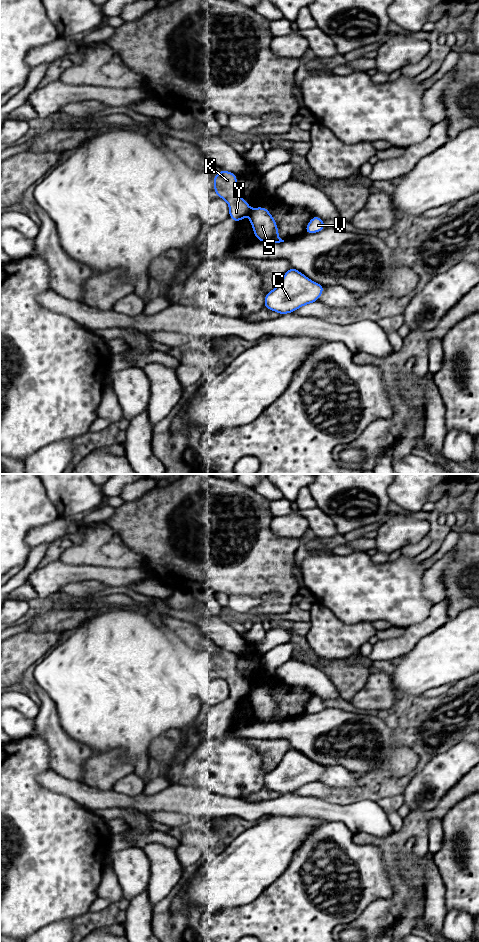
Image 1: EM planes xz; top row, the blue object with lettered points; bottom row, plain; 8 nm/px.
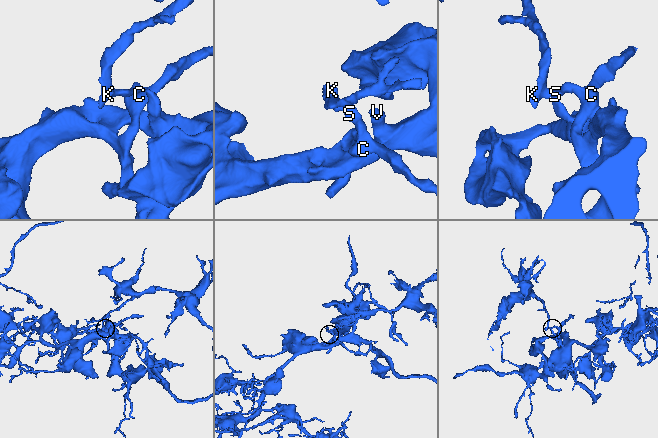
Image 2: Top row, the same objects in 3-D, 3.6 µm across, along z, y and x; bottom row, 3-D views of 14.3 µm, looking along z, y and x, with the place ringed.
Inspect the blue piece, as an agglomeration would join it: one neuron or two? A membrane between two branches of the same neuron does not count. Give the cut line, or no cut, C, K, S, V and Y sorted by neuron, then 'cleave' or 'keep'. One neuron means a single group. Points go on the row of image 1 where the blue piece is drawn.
xz (251, 210), (248, 213) | C S V / K Y | cleave

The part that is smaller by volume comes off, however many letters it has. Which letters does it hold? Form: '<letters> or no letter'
K, Y

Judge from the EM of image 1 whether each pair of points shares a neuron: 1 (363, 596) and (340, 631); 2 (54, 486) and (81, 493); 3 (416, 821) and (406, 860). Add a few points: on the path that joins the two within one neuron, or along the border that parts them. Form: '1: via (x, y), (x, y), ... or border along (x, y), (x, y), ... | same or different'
1: border along (327, 608), (343, 622), (369, 623) | different
2: via (61, 486), (67, 486), (74, 492) | same
3: border along (399, 847), (410, 842), (414, 855), (426, 854) | different

